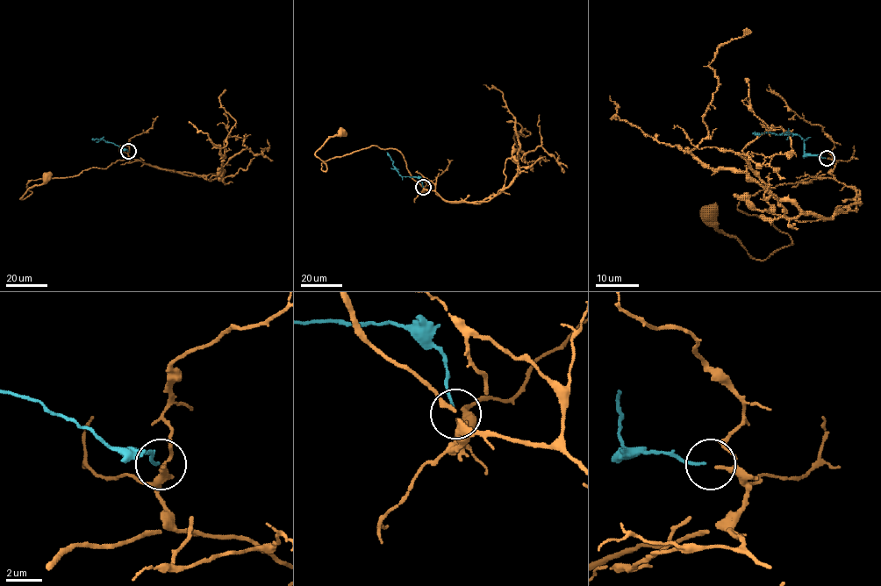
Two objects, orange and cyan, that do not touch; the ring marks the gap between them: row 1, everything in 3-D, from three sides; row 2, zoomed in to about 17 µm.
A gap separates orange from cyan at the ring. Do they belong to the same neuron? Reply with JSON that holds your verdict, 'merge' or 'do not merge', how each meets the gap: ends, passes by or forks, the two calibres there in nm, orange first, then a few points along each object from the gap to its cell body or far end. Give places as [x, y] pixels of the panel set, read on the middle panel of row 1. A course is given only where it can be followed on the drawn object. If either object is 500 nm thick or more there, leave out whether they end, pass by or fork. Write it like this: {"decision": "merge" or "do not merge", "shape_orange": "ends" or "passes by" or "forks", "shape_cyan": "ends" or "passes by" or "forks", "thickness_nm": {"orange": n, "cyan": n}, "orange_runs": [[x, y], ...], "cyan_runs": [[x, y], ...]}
{"decision": "merge", "shape_orange": "ends", "shape_cyan": "ends", "thickness_nm": {"orange": 220, "cyan": 140}, "orange_runs": [[423, 188], [399, 152], [374, 145], [325, 160], [322, 169], [325, 164], [315, 153], [343, 132]], "cyan_runs": [[423, 187], [421, 181], [417, 177], [402, 176], [387, 152]]}

